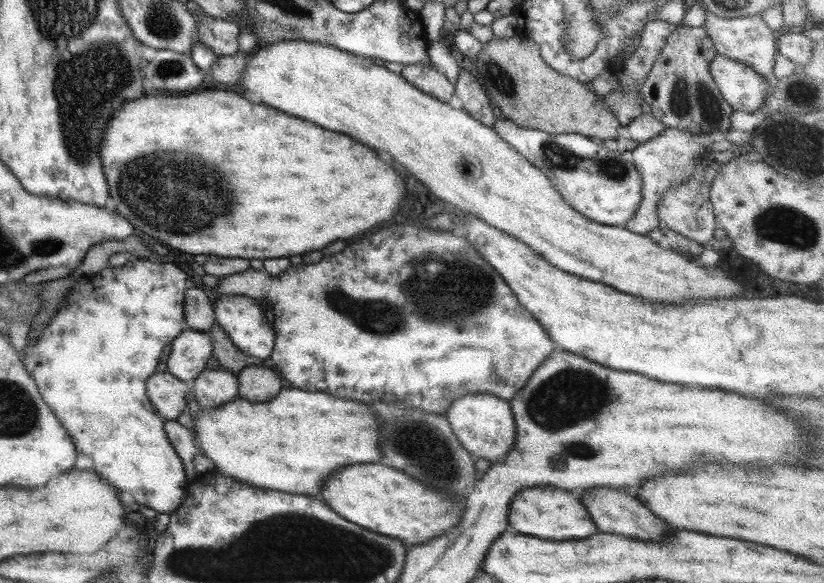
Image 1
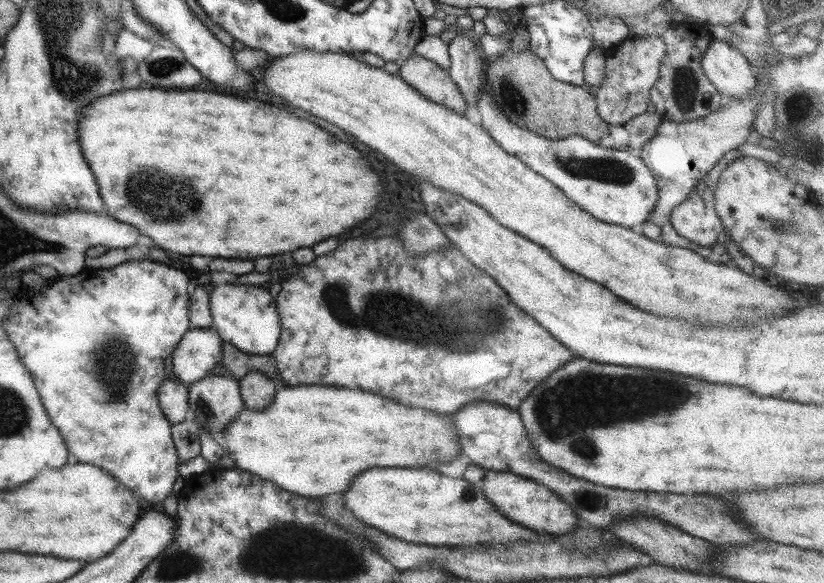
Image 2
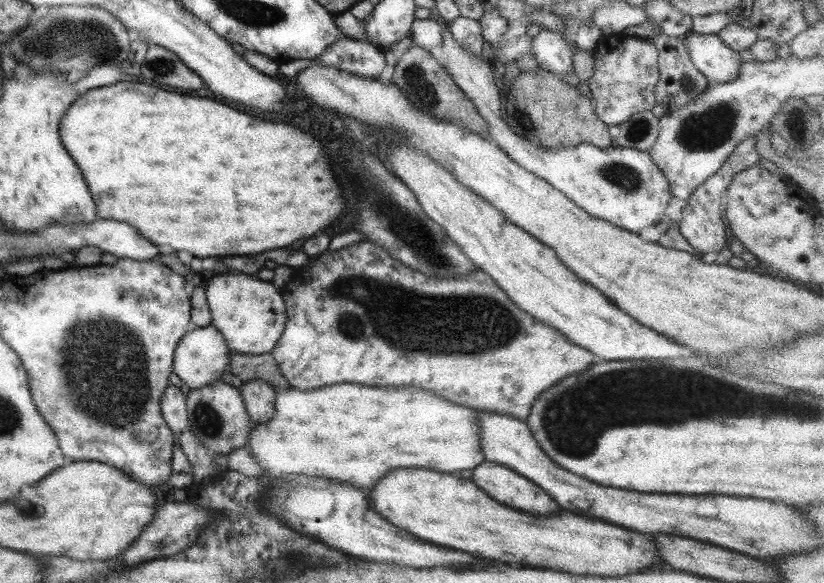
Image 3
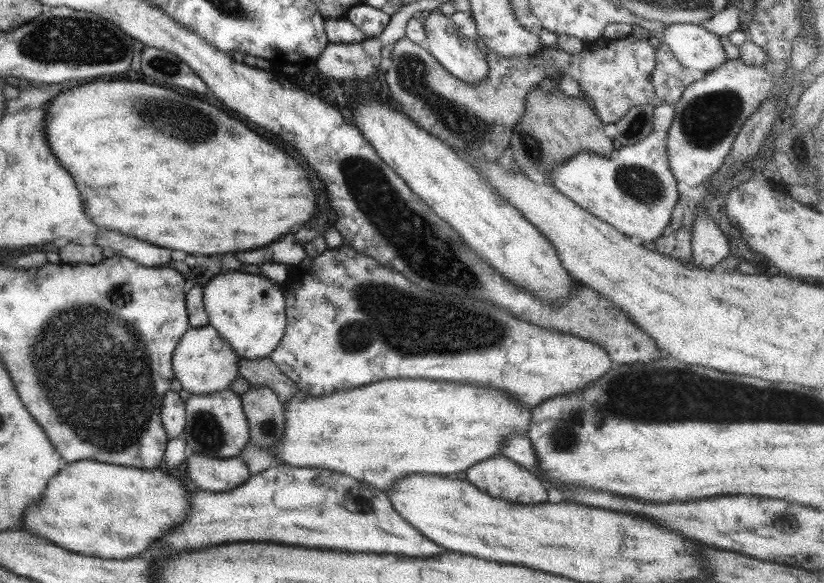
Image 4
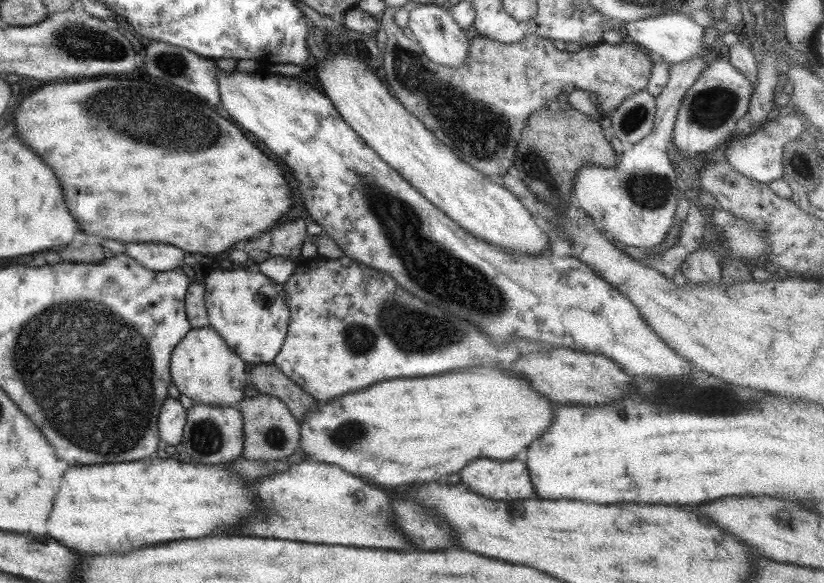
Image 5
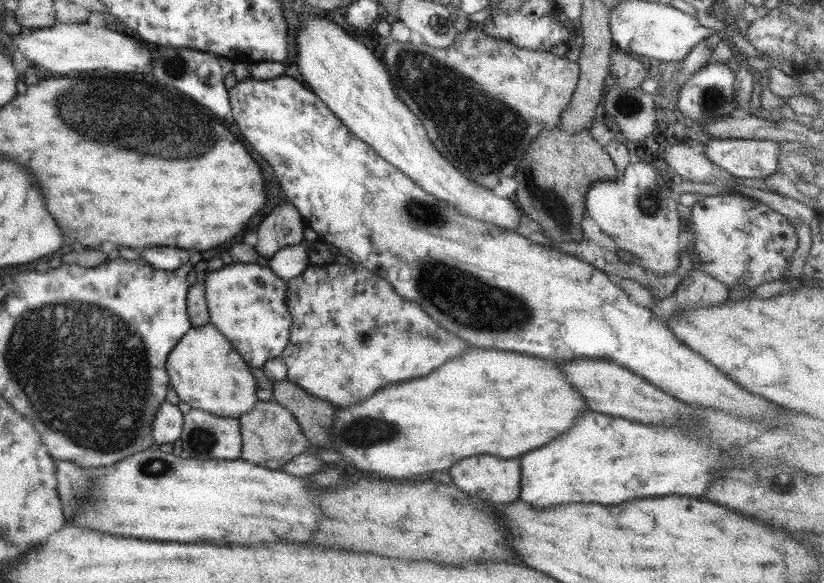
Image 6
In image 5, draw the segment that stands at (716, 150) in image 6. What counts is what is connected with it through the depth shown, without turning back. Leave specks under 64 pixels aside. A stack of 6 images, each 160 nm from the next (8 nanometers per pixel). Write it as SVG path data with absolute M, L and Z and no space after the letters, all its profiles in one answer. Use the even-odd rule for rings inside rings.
M792 109L787 115L777 116L767 122L765 126L760 126L750 131L743 137L737 137L735 140L729 140L727 148L724 150L724 160L727 161L741 176L751 178L751 180L767 184L772 180L783 177L782 174L782 145L793 139L801 139L799 132L803 126L807 126L804 119L803 124L798 115L802 115L796 109Z

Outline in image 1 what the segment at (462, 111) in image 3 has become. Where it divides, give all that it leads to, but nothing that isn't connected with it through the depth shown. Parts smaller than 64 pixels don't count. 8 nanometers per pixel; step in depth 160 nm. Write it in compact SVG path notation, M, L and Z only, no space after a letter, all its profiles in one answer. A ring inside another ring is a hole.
M430 64L405 65L399 74L417 90L441 102L449 102L454 94L453 83Z

